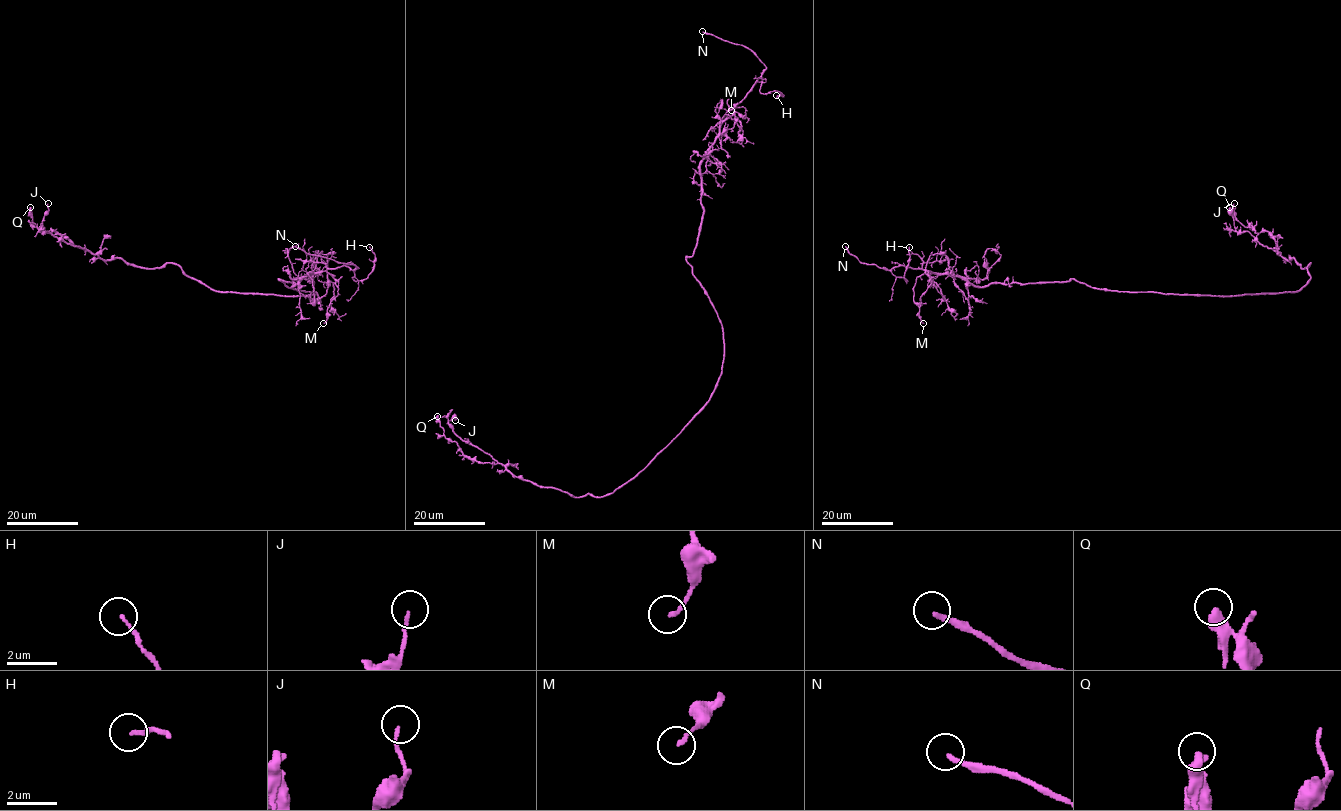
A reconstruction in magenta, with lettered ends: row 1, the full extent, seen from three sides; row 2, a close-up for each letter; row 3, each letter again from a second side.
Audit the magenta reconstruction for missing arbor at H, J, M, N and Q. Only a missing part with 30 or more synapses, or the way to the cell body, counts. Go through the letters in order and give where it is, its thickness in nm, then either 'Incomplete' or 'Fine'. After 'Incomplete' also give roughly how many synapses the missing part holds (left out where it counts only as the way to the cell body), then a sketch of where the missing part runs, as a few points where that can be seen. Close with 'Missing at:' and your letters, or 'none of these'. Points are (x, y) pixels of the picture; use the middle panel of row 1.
H: Place: (776, 95). Thickness 120 nm. Fine
J: Place: (455, 420). Thickness 120 nm. Fine
M: Place: (731, 110). Thickness 140 nm. Fine
N: Place: (702, 31). Thickness 180 nm. Fine
Q: Place: (437, 416). Thickness 400 nm. Fine
Missing at: none of these

